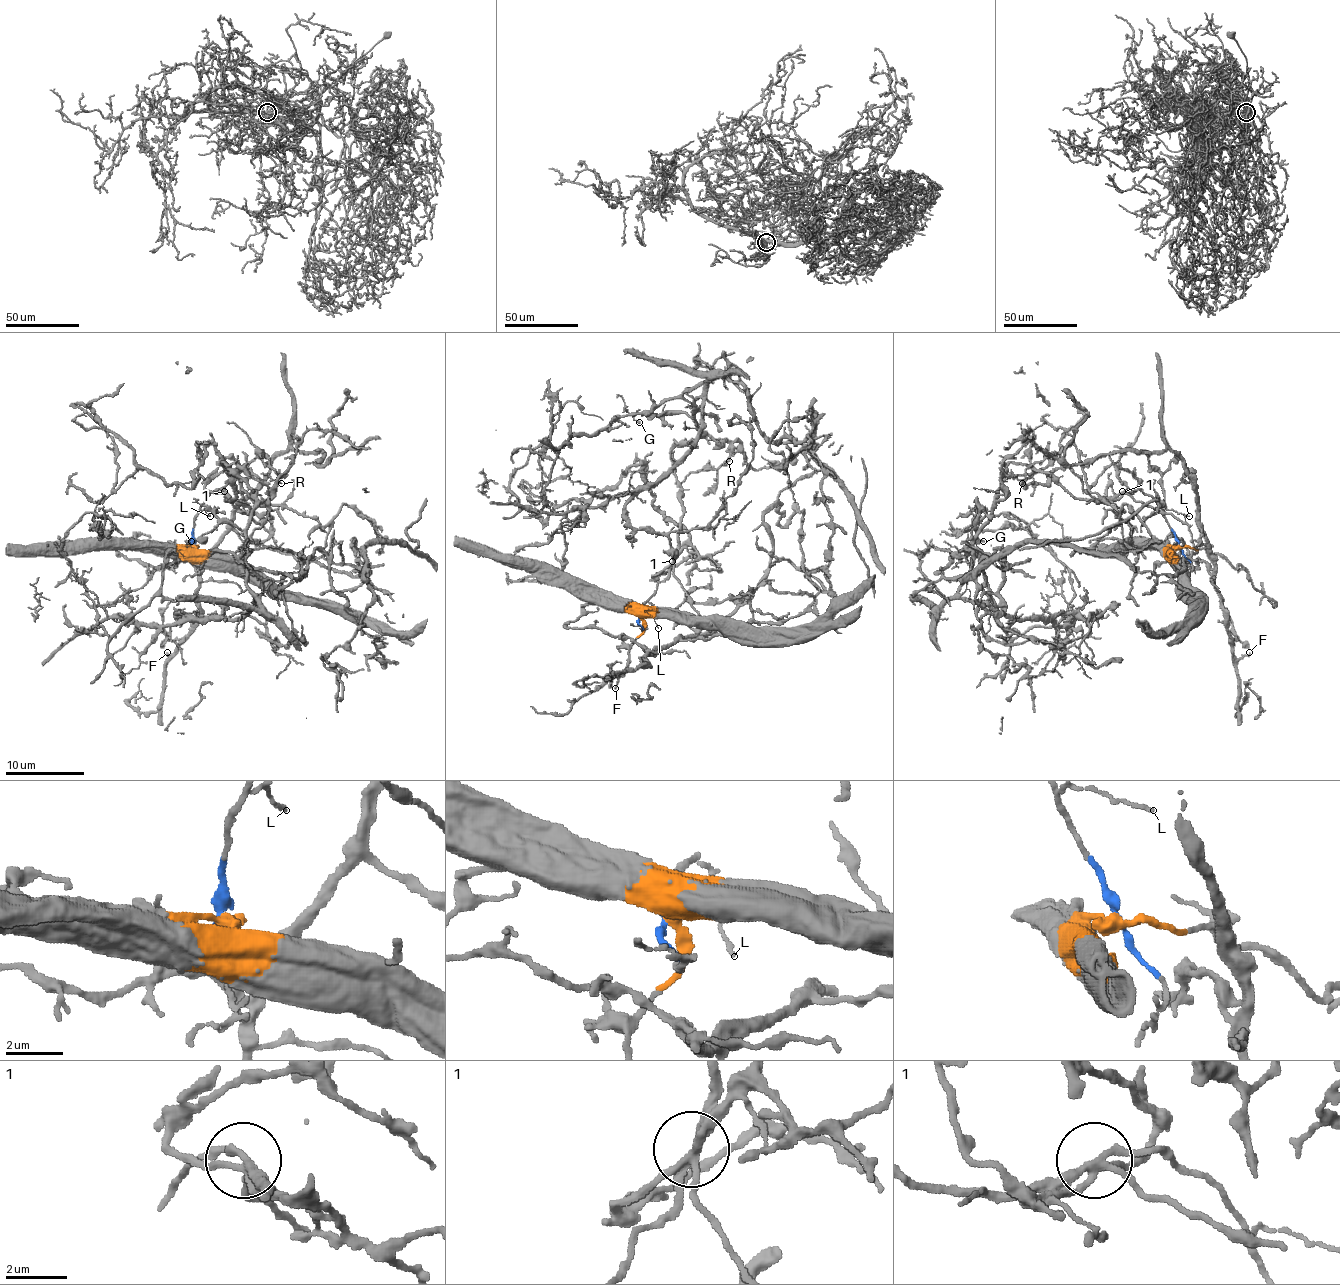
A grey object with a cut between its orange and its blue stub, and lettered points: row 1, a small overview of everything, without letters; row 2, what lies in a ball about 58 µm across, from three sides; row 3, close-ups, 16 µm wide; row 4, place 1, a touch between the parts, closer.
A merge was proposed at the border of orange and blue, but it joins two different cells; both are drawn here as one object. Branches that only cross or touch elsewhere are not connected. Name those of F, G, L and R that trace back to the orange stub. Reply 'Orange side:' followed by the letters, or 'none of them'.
Orange side: F

